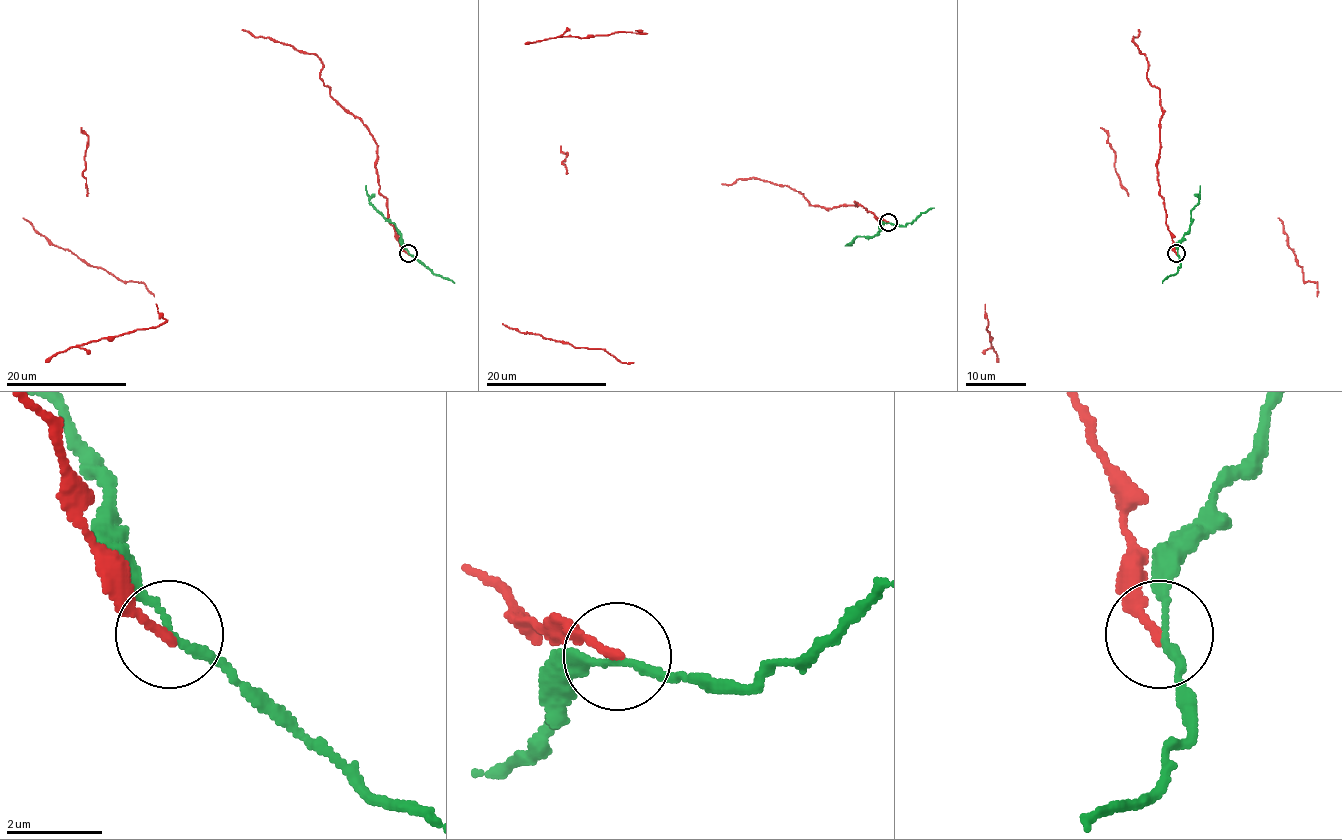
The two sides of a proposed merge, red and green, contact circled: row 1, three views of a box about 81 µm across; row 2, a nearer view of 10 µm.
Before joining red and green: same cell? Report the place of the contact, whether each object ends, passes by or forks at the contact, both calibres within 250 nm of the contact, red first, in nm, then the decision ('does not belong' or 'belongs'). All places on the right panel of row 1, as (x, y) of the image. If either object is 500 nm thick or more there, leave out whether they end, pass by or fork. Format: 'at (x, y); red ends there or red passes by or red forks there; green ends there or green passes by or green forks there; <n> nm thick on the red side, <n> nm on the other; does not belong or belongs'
at (1176, 253); red ends there; green passes by; 180 nm thick on the red side, 150 nm on the other; does not belong

